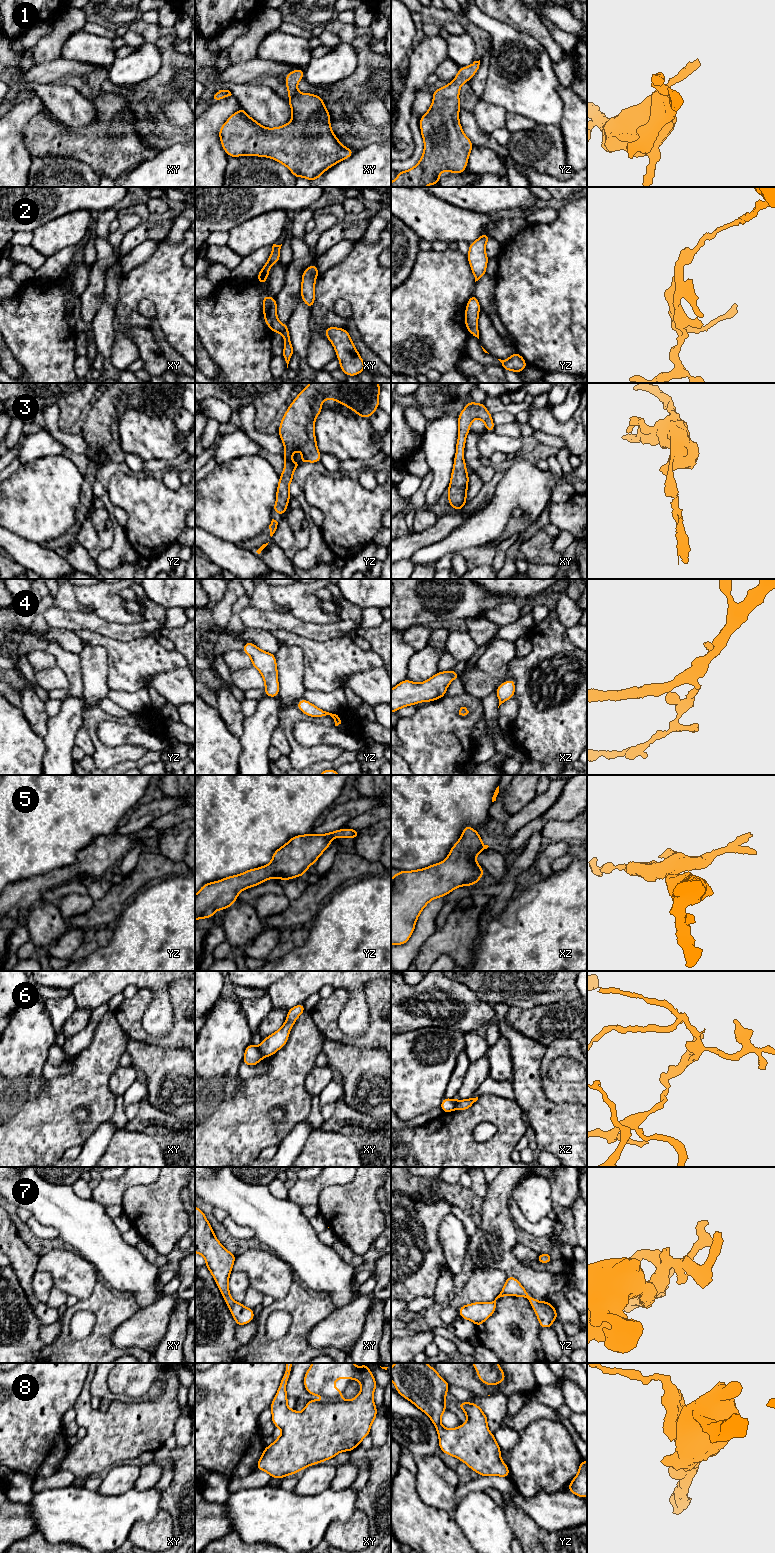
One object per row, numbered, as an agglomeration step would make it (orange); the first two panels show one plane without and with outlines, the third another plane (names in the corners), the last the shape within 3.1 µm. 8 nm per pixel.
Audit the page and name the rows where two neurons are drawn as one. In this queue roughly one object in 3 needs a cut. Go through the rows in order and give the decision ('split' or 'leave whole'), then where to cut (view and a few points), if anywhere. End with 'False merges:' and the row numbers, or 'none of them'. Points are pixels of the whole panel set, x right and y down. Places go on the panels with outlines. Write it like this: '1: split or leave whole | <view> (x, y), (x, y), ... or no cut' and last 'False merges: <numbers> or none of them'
1: leave whole | no cut
2: leave whole | no cut
3: leave whole | no cut
4: leave whole | no cut
5: leave whole | no cut
6: split | xy (257, 1047), (263, 1056)
7: leave whole | no cut
8: leave whole | no cut
False merges: 6

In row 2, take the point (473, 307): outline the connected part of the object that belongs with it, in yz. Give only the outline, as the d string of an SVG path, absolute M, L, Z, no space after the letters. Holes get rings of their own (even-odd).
M472 296L468 299L466 310L465 310L465 325L469 333L479 339L478 330L478 318L480 311L480 303L476 296Z

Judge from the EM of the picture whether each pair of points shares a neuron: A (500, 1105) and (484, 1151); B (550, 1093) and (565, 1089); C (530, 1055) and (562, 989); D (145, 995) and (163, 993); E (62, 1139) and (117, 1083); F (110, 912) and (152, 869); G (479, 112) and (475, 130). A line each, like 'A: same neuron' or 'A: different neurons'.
A: same neuron
B: same neuron
C: different neurons
D: different neurons
E: different neurons
F: same neuron
G: different neurons

